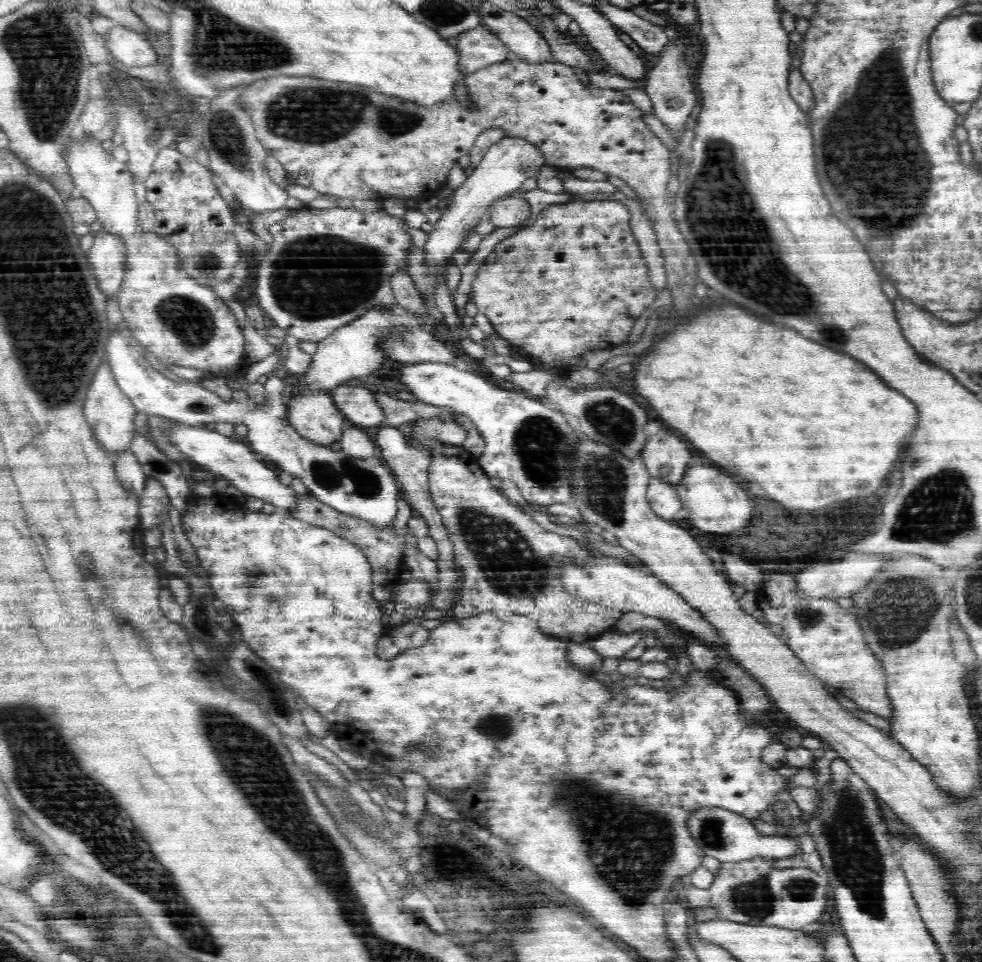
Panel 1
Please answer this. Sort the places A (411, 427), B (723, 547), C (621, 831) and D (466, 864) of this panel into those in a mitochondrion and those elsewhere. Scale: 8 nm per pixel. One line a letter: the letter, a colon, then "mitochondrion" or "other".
A: other
B: other
C: mitochondrion
D: mitochondrion

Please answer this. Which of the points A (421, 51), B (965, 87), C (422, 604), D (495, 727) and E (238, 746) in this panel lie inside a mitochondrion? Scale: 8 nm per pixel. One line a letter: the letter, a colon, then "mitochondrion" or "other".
A: other
B: other
C: other
D: mitochondrion
E: mitochondrion

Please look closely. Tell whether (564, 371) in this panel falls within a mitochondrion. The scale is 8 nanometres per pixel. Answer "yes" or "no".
no

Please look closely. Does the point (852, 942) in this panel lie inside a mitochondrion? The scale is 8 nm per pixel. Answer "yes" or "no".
no

